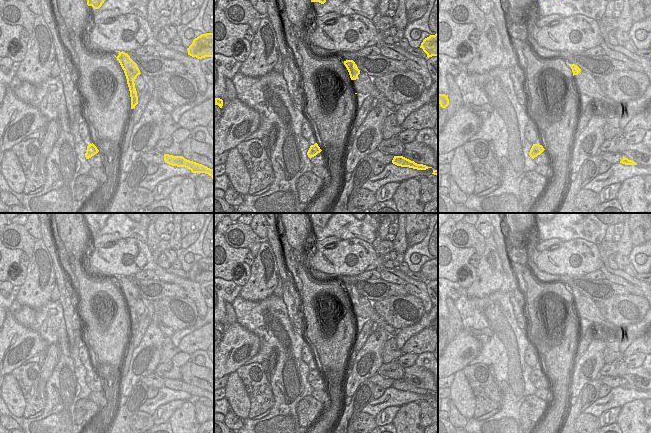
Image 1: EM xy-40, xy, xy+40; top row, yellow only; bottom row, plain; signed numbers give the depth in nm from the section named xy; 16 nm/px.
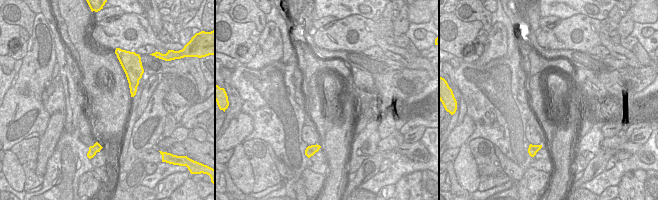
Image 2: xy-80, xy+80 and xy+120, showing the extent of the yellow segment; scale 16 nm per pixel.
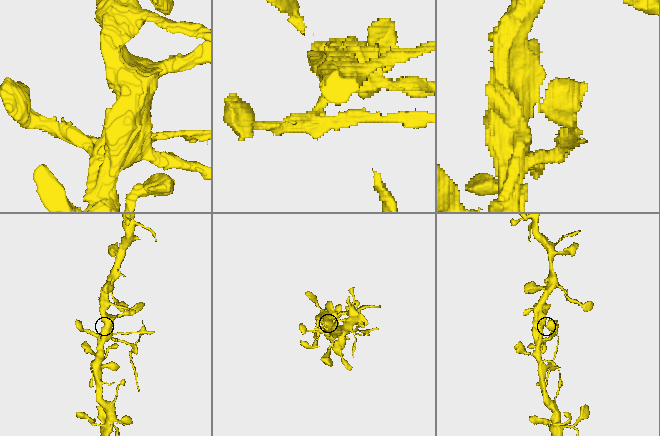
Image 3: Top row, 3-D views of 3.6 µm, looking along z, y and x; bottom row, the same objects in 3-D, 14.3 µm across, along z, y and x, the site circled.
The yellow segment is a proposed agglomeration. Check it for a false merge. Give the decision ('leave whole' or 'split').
split

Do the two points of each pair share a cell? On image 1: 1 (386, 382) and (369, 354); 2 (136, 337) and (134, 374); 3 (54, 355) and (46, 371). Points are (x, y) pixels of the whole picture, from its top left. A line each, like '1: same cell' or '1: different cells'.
1: different cells
2: different cells
3: same cell

